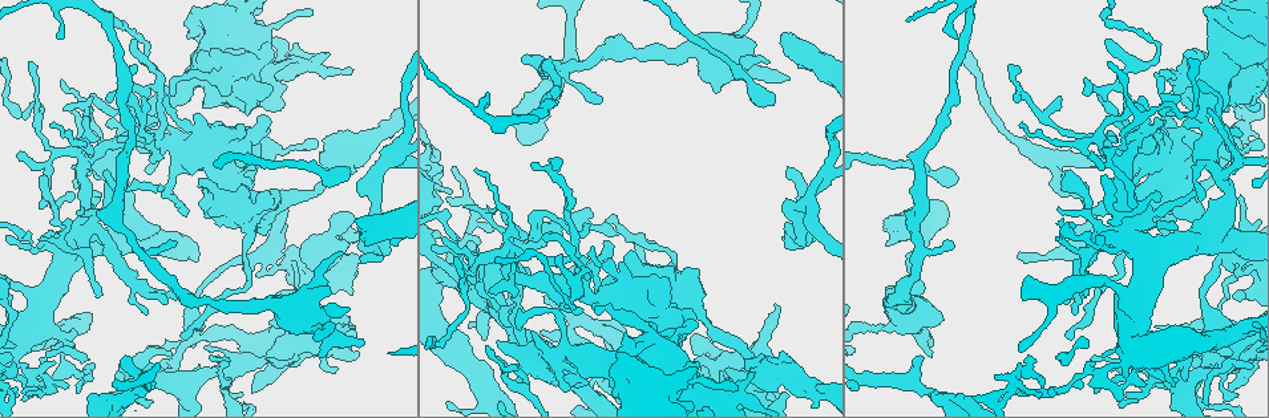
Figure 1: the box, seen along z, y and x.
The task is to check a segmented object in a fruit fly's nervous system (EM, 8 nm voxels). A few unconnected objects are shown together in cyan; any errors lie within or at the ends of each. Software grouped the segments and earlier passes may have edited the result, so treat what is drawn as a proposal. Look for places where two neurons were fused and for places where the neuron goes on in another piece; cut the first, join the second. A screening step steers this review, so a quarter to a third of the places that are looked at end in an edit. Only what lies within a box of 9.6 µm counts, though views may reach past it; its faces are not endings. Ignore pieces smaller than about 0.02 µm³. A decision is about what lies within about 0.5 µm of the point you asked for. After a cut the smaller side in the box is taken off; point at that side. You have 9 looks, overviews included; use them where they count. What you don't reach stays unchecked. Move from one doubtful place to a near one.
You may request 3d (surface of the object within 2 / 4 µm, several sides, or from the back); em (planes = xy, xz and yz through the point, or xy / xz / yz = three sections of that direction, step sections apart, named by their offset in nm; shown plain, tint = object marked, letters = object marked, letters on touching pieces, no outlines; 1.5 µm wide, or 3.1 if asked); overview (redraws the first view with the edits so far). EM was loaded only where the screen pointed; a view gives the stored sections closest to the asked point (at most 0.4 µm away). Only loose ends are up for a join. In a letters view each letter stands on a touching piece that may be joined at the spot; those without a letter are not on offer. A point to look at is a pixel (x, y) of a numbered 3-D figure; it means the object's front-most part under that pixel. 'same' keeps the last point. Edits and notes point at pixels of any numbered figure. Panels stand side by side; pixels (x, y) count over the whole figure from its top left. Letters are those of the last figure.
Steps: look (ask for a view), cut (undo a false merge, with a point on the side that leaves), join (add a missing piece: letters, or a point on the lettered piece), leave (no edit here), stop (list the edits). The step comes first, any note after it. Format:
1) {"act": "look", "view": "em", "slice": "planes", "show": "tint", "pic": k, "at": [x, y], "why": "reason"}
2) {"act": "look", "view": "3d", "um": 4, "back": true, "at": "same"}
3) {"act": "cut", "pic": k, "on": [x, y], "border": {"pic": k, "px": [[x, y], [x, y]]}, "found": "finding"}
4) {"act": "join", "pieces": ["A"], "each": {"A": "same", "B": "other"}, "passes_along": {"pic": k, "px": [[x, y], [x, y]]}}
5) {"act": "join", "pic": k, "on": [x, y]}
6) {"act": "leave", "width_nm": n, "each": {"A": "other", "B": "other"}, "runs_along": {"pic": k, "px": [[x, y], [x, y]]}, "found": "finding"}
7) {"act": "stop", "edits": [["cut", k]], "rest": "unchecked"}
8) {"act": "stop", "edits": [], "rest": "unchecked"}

{"act": "look", "view": "em", "um": 3.1, "slice": "planes", "show": "letters", "pic": 1, "at": [186, 381], "why": "thick turns thin"}

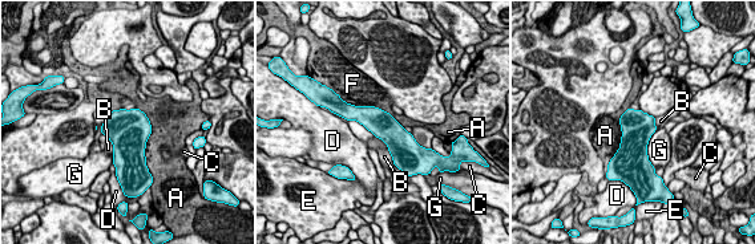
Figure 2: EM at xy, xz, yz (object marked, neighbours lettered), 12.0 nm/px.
{"act": "leave", "each": {"A": "other", "B": "other", "C": "other", "D": "other", "E": "other", "F": "other", "G": "other"}, "border": {"pic": 2, "px": [[387, 150], [395, 165]]}, "found": "continuous, no second neuron"}

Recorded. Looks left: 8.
{"act": "look", "view": "em", "slice": "planes", "show": "letters", "pic": 1, "at": [1159, 200], "why": "branch stops here"}

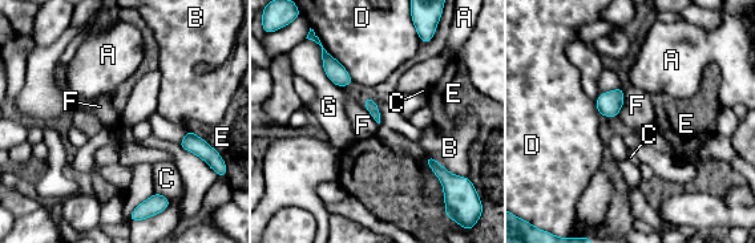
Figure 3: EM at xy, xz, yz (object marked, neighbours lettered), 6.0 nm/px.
{"act": "leave", "each": {"A": "other", "B": "other", "C": "other", "D": "other", "E": "other", "F": "other", "G": "other"}, "found": "none of them fits"}

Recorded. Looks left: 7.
{"act": "look", "view": "3d", "um": 2, "pic": 1, "at": [30, 65], "why": "an open end"}

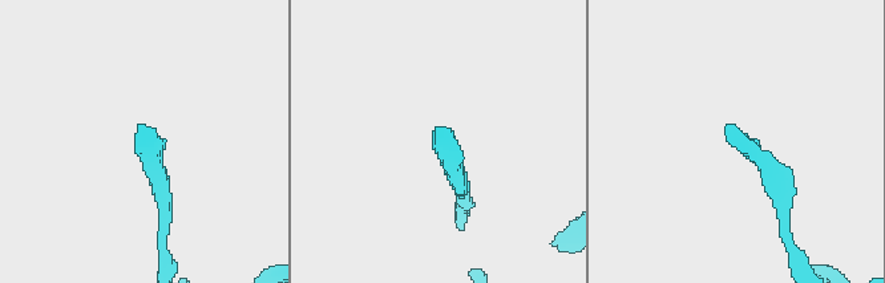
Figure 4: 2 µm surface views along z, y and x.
{"act": "look", "view": "em", "um": 3.1, "slice": "xy", "step": 16, "show": "letters", "pic": 4, "at": [726, 125]}

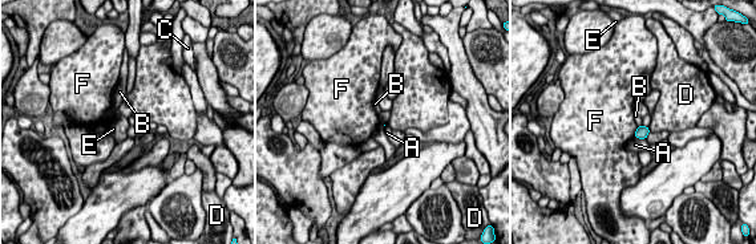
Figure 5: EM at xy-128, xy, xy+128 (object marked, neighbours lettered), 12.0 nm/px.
{"act": "leave", "each": {"A": "other", "B": "other", "C": "other", "D": "other", "E": "other", "F": "other"}, "border": {"pic": 5, "px": [[642, 125], [647, 127]]}, "found": "none of them fits"}

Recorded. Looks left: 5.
{"act": "look", "view": "3d", "um": 4, "pic": 1, "at": [351, 217]}

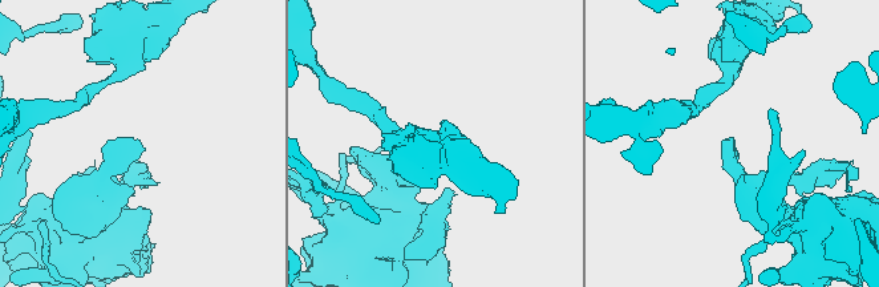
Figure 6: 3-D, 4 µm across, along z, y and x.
{"act": "look", "view": "em", "slice": "planes", "show": "letters", "pic": 6, "at": [734, 140], "why": "need the tissue"}

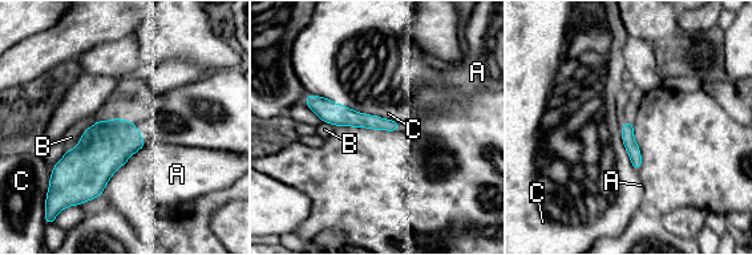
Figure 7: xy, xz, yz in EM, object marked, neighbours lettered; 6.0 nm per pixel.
{"act": "leave", "longest_contact_nm": ["B", 260], "each": {"A": "other", "B": "other", "C": "other"}, "runs_along": {"pic": 7, "px": [[308, 98], [328, 112], [395, 128]]}, "found": "none of them fits"}

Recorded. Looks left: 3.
{"act": "stop", "edits": [], "rest": "unchecked"}

